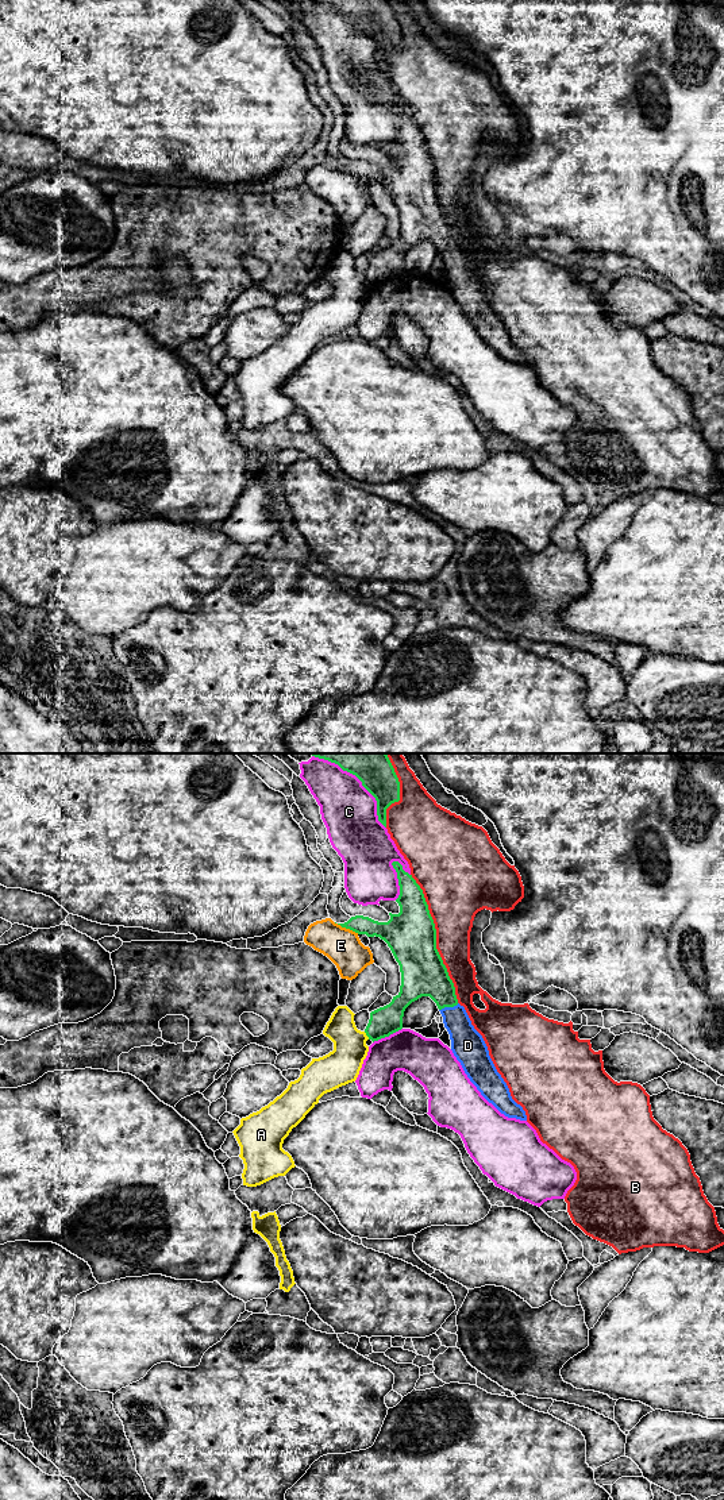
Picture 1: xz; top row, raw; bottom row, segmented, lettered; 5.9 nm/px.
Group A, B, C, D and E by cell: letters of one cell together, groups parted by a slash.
A / B / C / D / E

